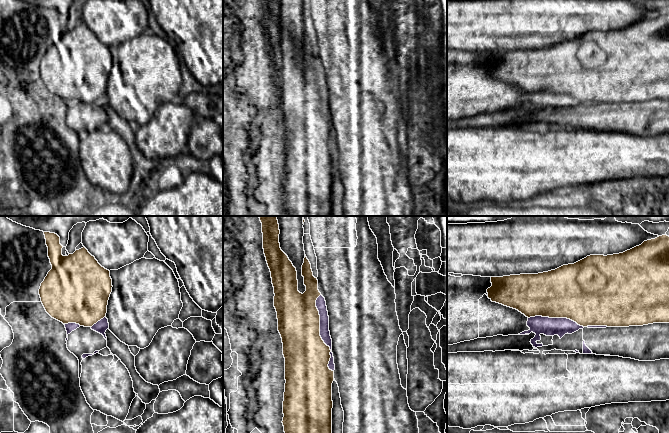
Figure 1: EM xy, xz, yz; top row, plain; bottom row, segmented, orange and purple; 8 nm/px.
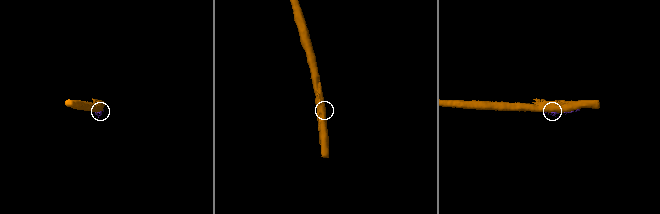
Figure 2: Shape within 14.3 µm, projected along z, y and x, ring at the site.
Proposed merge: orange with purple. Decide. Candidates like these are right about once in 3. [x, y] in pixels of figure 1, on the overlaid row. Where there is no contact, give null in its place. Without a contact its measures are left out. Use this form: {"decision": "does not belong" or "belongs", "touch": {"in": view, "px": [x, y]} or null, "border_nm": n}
{"decision": "does not belong", "touch": {"in": "xz", "px": [319, 333]}, "border_nm": 650}

